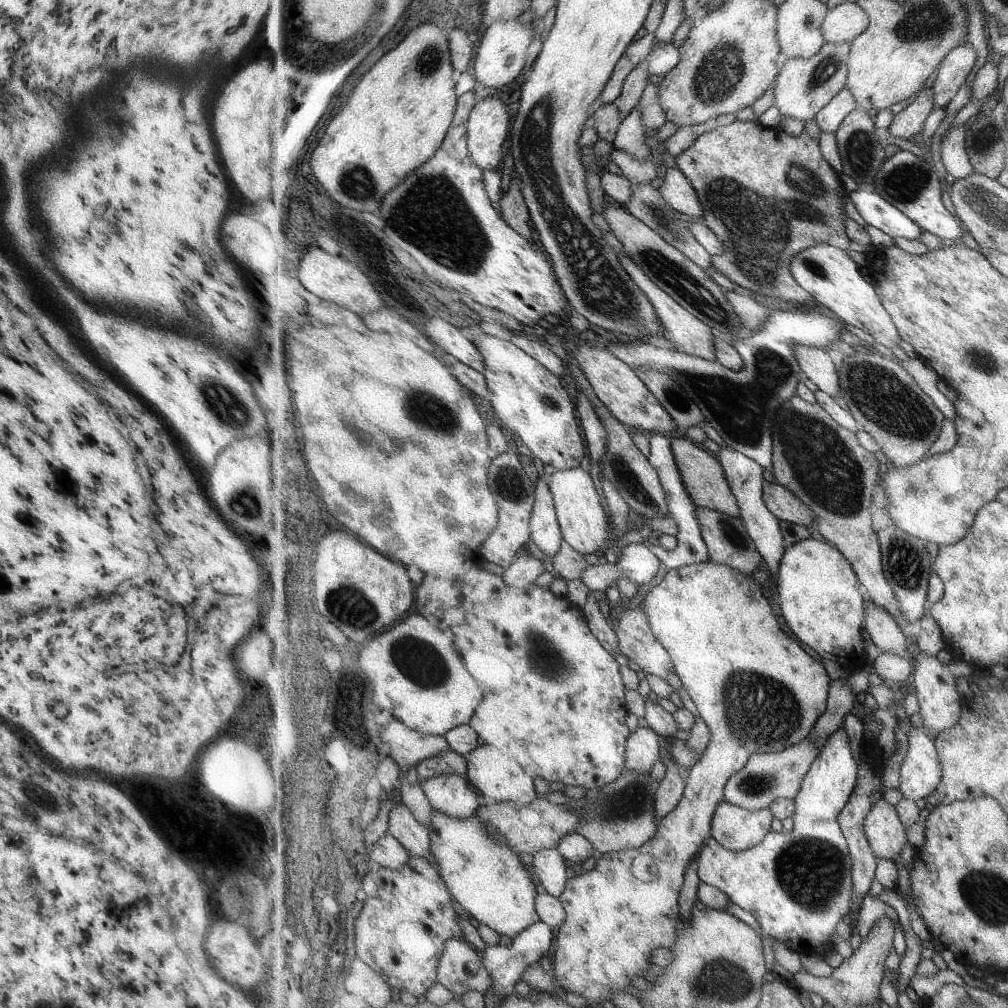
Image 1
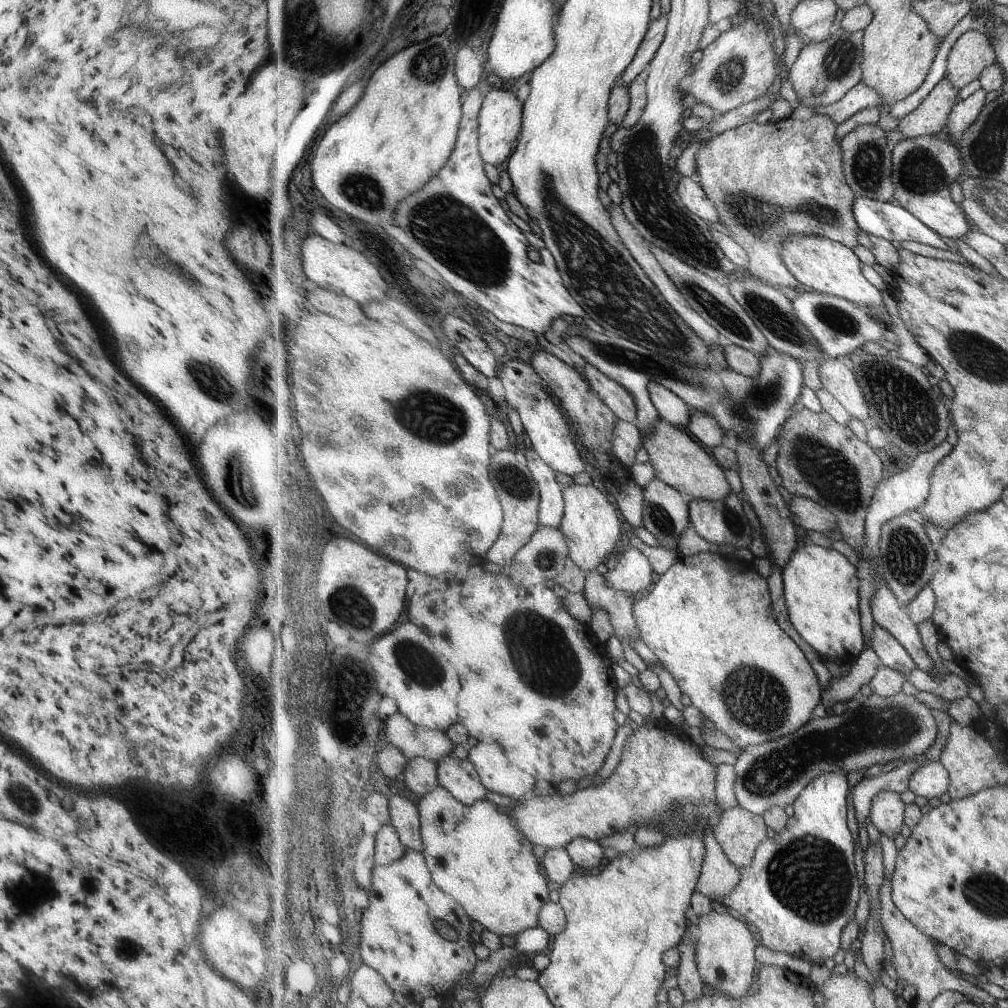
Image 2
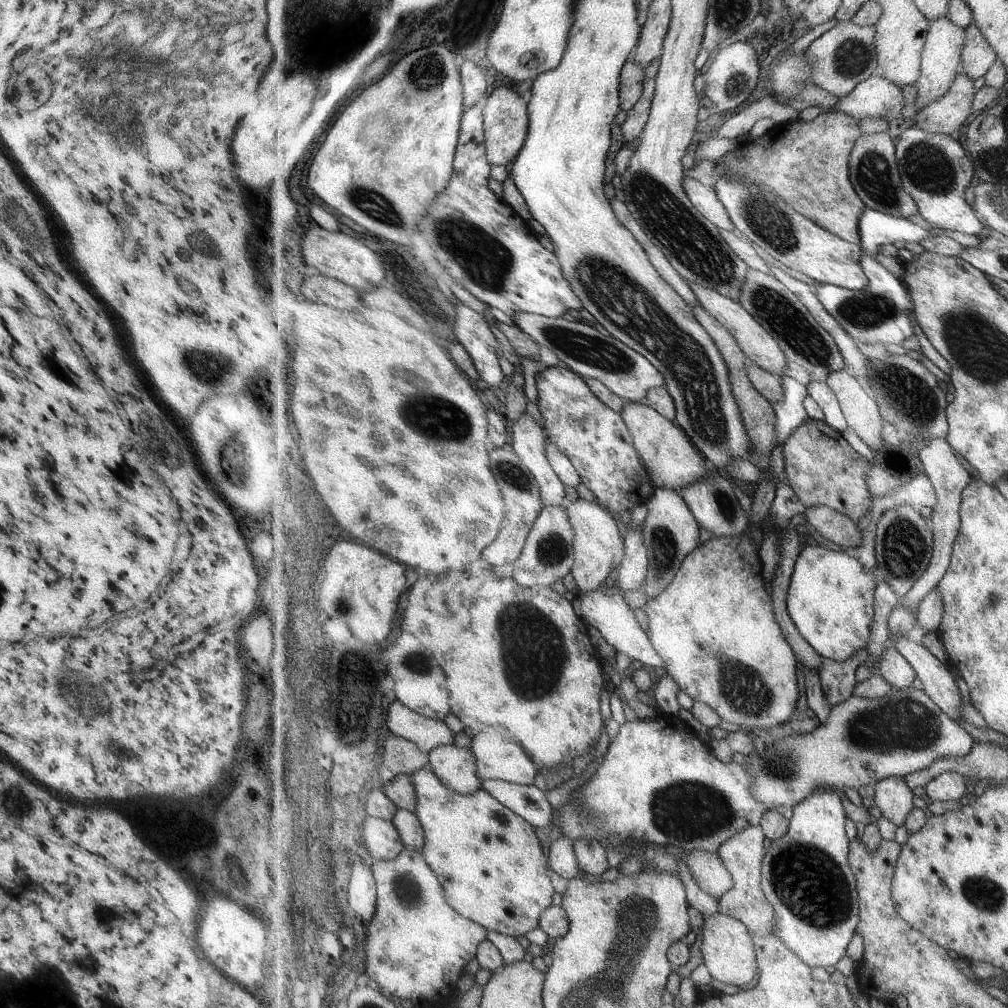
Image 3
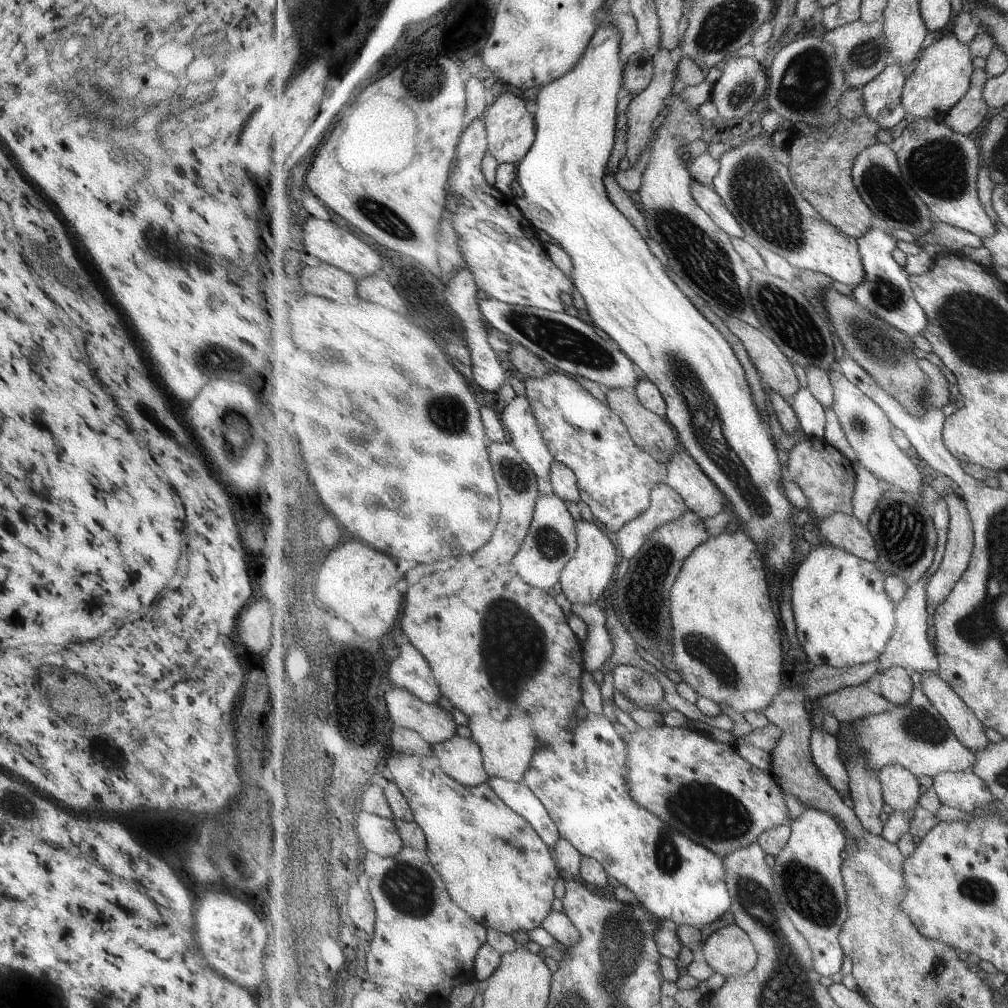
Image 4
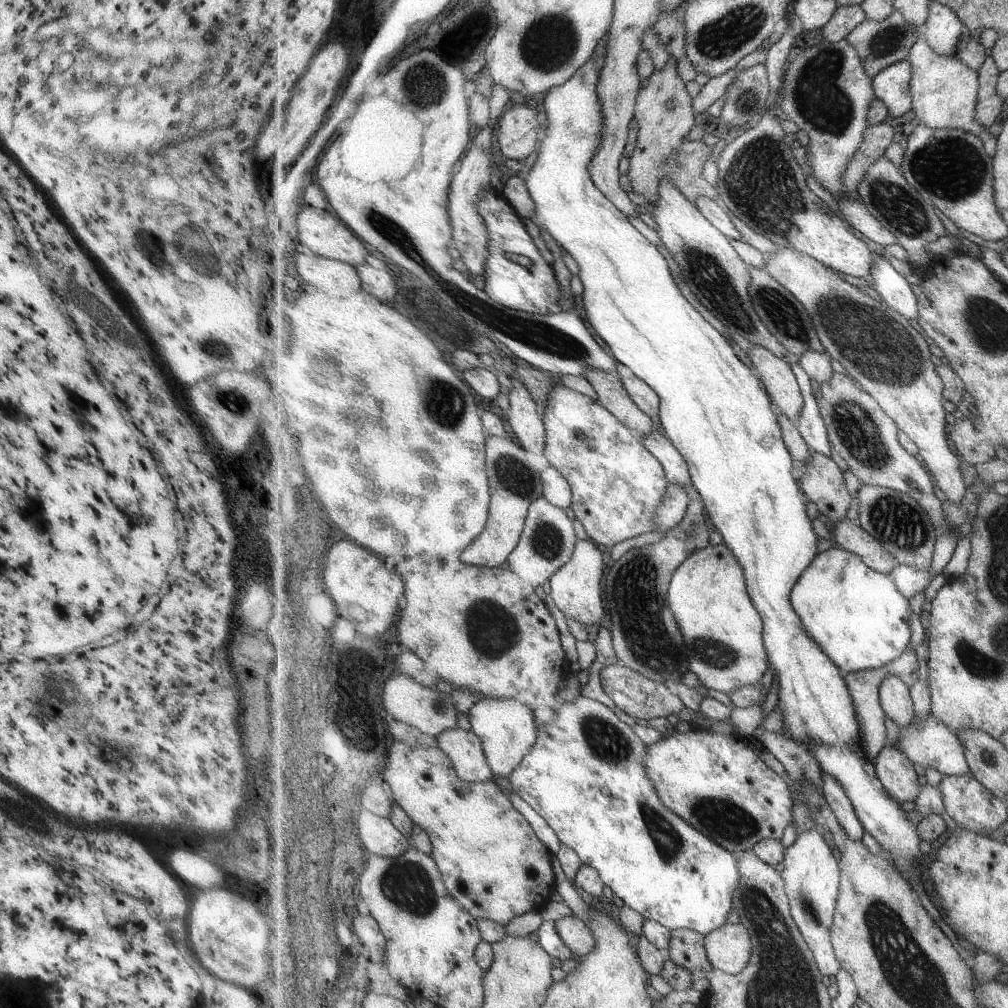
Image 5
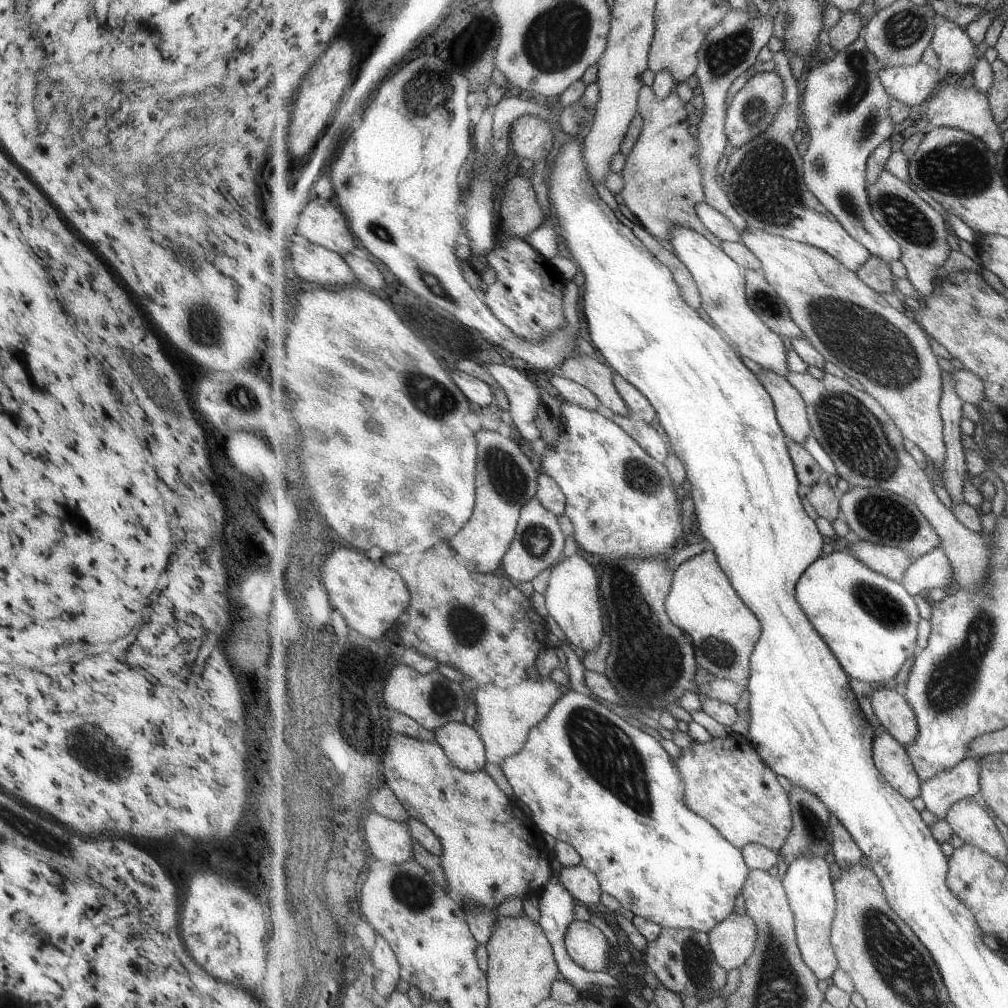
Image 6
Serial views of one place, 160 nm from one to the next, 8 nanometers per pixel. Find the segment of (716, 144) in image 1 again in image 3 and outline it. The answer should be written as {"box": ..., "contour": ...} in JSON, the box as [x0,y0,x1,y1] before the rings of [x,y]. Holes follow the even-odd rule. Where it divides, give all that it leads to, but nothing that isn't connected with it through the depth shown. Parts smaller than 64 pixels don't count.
{"box":[715,110,867,244],"contour":[[[833,110],[823,111],[815,120],[798,121],[774,126],[760,137],[750,138],[742,142],[721,159],[725,164],[724,170],[715,163],[715,175],[732,176],[732,179],[746,183],[759,183],[770,186],[773,192],[777,191],[788,203],[791,203],[801,214],[813,219],[825,230],[840,236],[843,240],[853,244],[862,244],[860,233],[860,218],[867,208],[865,201],[859,196],[853,186],[850,176],[850,156],[857,139],[864,132],[860,127],[860,120],[844,112]]]}

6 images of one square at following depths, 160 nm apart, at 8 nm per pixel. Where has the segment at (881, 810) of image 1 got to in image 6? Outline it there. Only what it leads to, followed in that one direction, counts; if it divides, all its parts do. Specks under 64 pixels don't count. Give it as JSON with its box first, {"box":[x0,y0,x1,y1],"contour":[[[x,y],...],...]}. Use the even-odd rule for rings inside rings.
{"box":[874,733,921,800],"contour":[[[891,733],[875,738],[874,759],[881,774],[909,800],[921,796],[921,780],[905,746]]]}

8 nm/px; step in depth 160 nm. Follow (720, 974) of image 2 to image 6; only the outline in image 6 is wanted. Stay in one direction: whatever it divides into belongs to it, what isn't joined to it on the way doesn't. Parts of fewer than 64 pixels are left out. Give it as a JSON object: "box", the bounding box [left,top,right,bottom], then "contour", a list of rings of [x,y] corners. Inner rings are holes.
{"box":[709,912,760,972],"contour":[[[733,912],[709,933],[713,954],[727,972],[733,968],[739,970],[740,966],[743,966],[753,956],[759,935],[760,928],[756,920],[753,920],[748,914],[741,915],[737,912]]]}

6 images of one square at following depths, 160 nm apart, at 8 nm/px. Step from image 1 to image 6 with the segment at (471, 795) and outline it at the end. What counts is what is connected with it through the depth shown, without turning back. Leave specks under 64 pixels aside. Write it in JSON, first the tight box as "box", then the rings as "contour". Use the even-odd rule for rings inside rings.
{"box":[436,721,487,771],"contour":[[[453,721],[436,730],[437,742],[461,770],[482,771],[487,764],[486,744],[480,732],[469,724]]]}

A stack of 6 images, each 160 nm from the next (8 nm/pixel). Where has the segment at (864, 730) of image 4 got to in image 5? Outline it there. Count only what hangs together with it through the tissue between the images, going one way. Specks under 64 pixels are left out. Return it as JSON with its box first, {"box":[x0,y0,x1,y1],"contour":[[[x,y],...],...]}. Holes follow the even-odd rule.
{"box":[893,712,970,776],"contour":[[[930,712],[923,726],[917,726],[919,720],[914,720],[907,728],[899,732],[896,743],[893,746],[899,747],[909,758],[923,768],[935,768],[943,776],[961,776],[970,774],[967,752],[961,737],[958,737],[948,725],[943,724],[935,715]]]}

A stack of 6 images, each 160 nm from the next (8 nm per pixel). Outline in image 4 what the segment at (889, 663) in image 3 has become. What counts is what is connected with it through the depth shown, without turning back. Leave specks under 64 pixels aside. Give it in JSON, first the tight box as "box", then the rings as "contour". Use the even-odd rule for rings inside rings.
{"box":[875,666,915,705],"contour":[[[892,666],[879,674],[875,685],[876,690],[895,705],[906,705],[911,701],[915,689],[911,670],[899,666]]]}

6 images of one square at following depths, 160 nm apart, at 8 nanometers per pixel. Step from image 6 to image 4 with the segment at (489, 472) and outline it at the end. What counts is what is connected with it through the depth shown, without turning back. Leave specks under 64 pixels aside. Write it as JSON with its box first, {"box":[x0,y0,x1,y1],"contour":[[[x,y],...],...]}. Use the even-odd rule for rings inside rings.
{"box":[473,439,541,566],"contour":[[[510,439],[496,443],[491,442],[489,454],[493,460],[493,468],[497,472],[499,488],[501,488],[502,511],[500,523],[492,538],[485,544],[485,548],[475,552],[473,556],[477,562],[481,560],[483,564],[508,564],[511,566],[513,557],[521,550],[525,537],[529,534],[529,529],[532,526],[536,504],[541,495],[538,476]]]}

